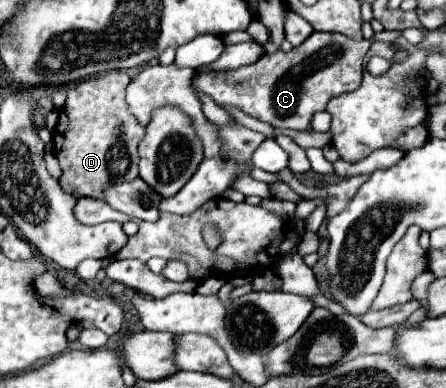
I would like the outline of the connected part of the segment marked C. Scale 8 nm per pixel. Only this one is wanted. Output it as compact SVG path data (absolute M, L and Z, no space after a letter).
M313 33L307 41L303 41L299 47L293 47L289 53L285 51L275 51L275 53L265 53L259 61L253 65L245 65L233 71L211 71L211 73L199 73L193 77L193 85L207 93L217 105L231 105L241 109L243 113L261 119L273 127L285 127L285 129L295 129L295 131L309 131L309 121L315 111L323 111L327 101L331 97L355 91L361 85L361 63L363 57L369 49L369 41L353 41L341 33Z

